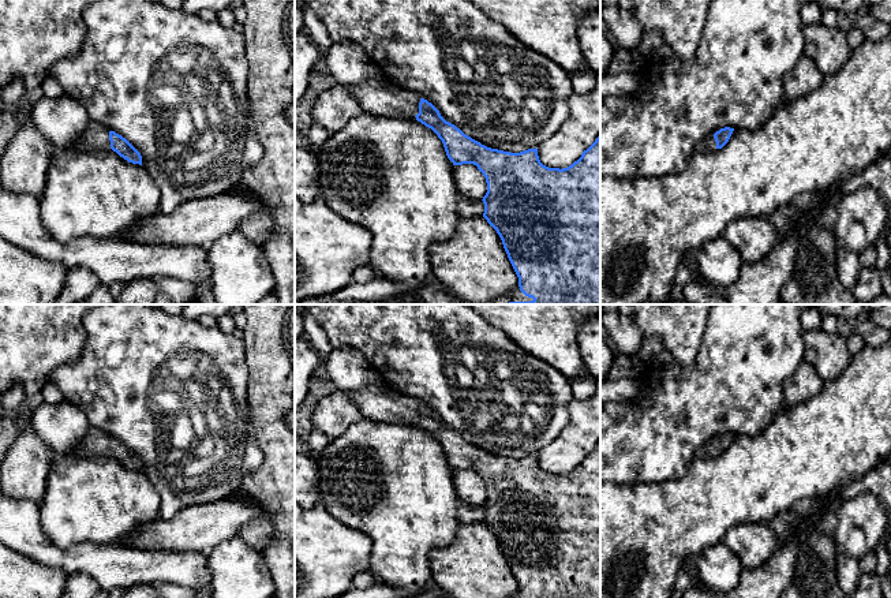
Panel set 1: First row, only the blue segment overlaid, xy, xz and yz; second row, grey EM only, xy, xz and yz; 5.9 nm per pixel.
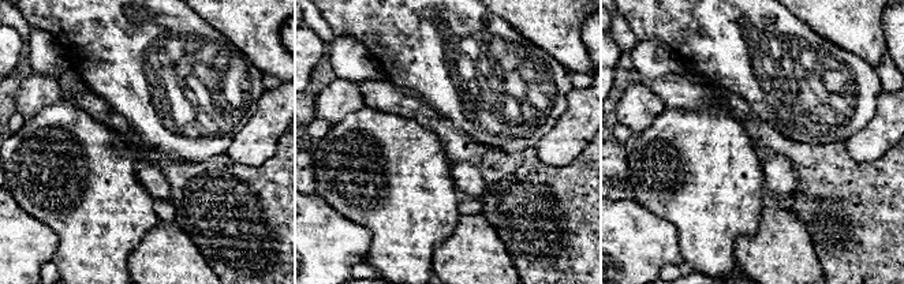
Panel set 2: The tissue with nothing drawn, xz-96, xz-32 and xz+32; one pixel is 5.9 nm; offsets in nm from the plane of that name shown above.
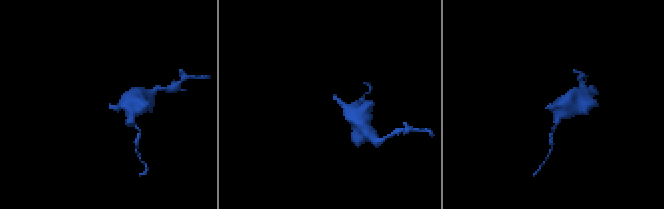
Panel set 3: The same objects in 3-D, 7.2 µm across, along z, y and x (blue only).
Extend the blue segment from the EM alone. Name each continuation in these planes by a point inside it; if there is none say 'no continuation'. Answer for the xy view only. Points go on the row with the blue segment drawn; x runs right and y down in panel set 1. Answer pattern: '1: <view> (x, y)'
1: xy (96, 137)

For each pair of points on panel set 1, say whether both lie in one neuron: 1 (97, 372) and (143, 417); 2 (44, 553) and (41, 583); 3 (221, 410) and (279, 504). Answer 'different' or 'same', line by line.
1: same
2: different
3: different

